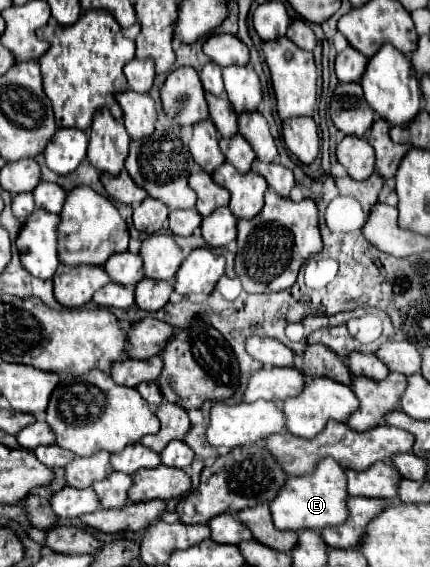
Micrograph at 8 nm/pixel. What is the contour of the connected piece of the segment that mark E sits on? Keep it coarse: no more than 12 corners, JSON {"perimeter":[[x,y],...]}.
{"perimeter":[[334,461],[290,477],[270,503],[280,531],[348,517],[346,471]]}

